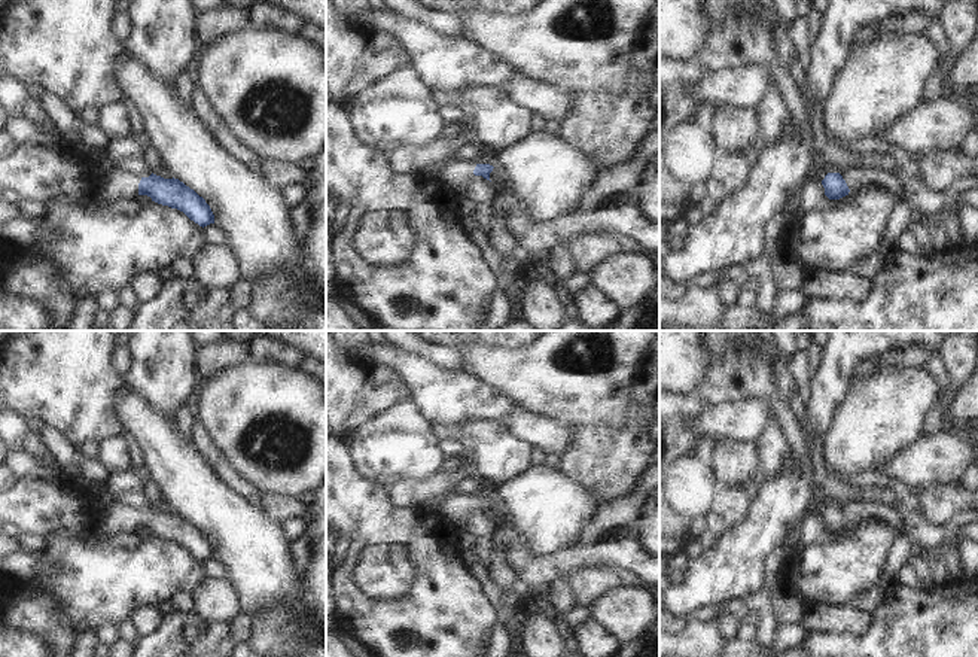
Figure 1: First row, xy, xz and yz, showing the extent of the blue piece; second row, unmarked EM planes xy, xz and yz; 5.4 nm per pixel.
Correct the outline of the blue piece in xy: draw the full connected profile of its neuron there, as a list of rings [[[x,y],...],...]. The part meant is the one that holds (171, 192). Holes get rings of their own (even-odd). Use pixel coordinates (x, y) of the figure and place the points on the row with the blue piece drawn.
[[[115,167],[98,182],[97,189],[79,204],[88,207],[137,195],[147,195],[158,204],[177,209],[202,228],[214,223],[214,215],[205,200],[179,179],[164,179],[153,173],[149,177],[141,177]]]

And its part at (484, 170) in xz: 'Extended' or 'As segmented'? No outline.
Extended

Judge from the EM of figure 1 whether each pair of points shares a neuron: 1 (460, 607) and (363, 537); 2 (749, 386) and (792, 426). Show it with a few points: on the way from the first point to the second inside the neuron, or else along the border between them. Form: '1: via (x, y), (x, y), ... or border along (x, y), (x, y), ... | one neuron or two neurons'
1: via (442, 578), (441, 571), (404, 534), (392, 534) | one neuron
2: via (762, 386), (776, 398), (785, 413) | one neuron

